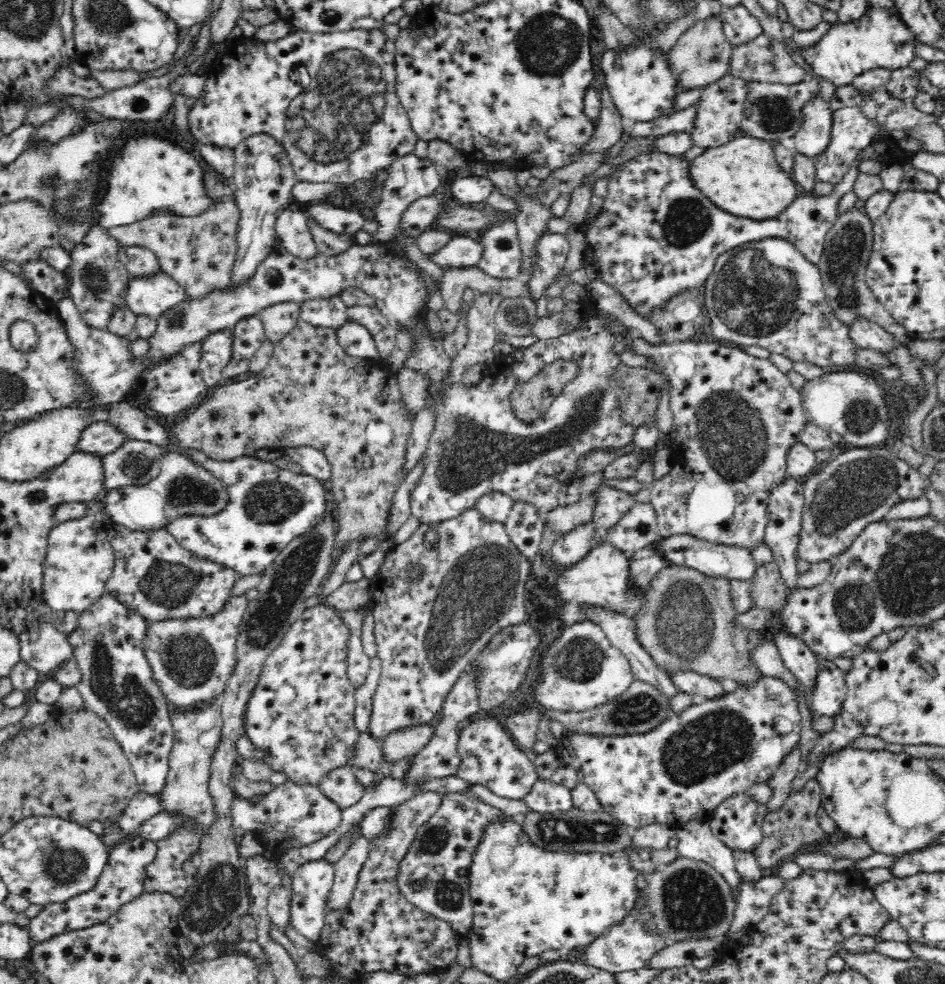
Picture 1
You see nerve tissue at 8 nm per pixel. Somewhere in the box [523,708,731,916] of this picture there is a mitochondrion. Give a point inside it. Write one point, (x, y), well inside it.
(569, 831)

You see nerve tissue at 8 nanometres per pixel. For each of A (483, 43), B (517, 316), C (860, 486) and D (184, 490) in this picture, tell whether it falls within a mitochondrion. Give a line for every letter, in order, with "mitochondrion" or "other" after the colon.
A: other
B: mitochondrion
C: mitochondrion
D: mitochondrion

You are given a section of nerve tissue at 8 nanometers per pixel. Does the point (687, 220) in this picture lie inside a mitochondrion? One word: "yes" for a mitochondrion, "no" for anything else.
yes

